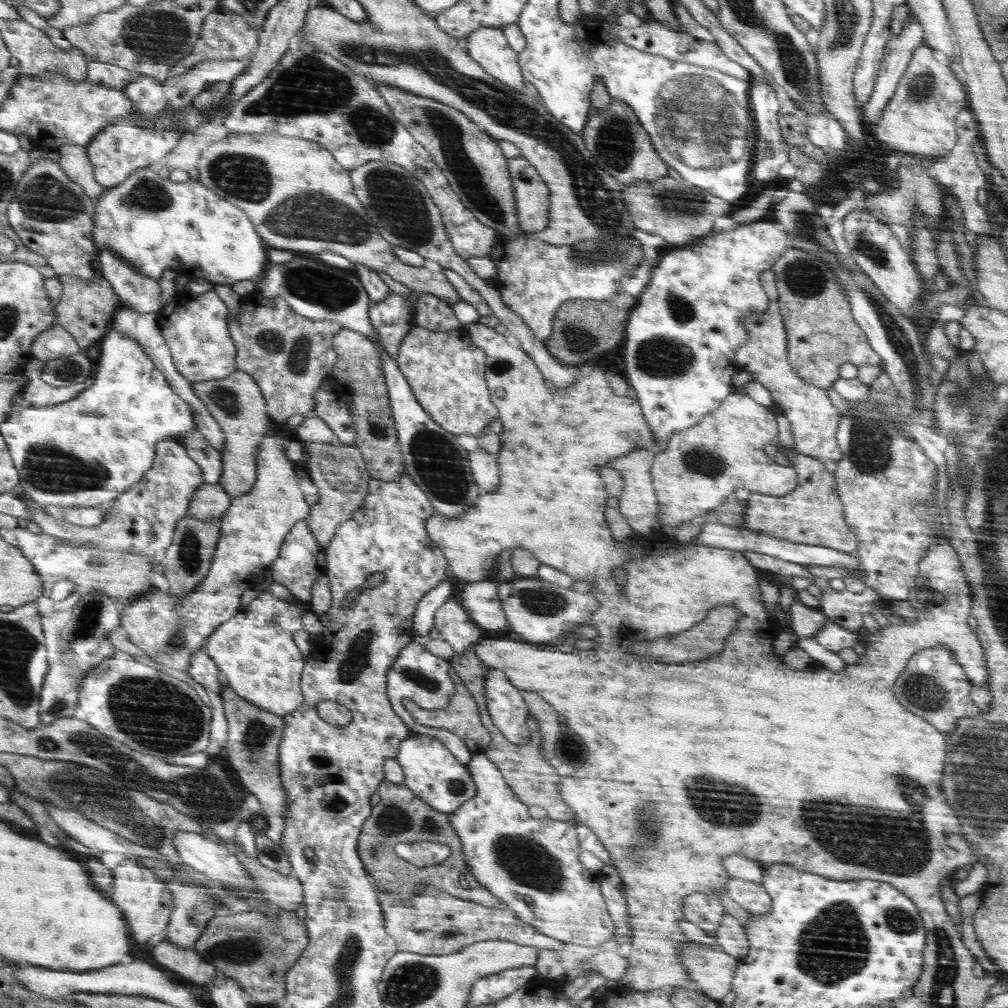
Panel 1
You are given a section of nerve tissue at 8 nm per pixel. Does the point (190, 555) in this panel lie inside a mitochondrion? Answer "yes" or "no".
yes

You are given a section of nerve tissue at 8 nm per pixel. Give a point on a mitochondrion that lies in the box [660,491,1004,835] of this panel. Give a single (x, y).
(726, 807)

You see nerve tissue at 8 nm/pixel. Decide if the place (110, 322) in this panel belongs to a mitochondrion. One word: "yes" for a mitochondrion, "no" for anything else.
no

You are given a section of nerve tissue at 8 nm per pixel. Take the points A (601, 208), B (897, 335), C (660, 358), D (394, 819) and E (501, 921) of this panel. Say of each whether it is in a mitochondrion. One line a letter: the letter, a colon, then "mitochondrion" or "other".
A: mitochondrion
B: mitochondrion
C: mitochondrion
D: mitochondrion
E: other

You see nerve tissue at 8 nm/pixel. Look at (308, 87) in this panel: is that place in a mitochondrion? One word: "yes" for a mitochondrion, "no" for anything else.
yes

